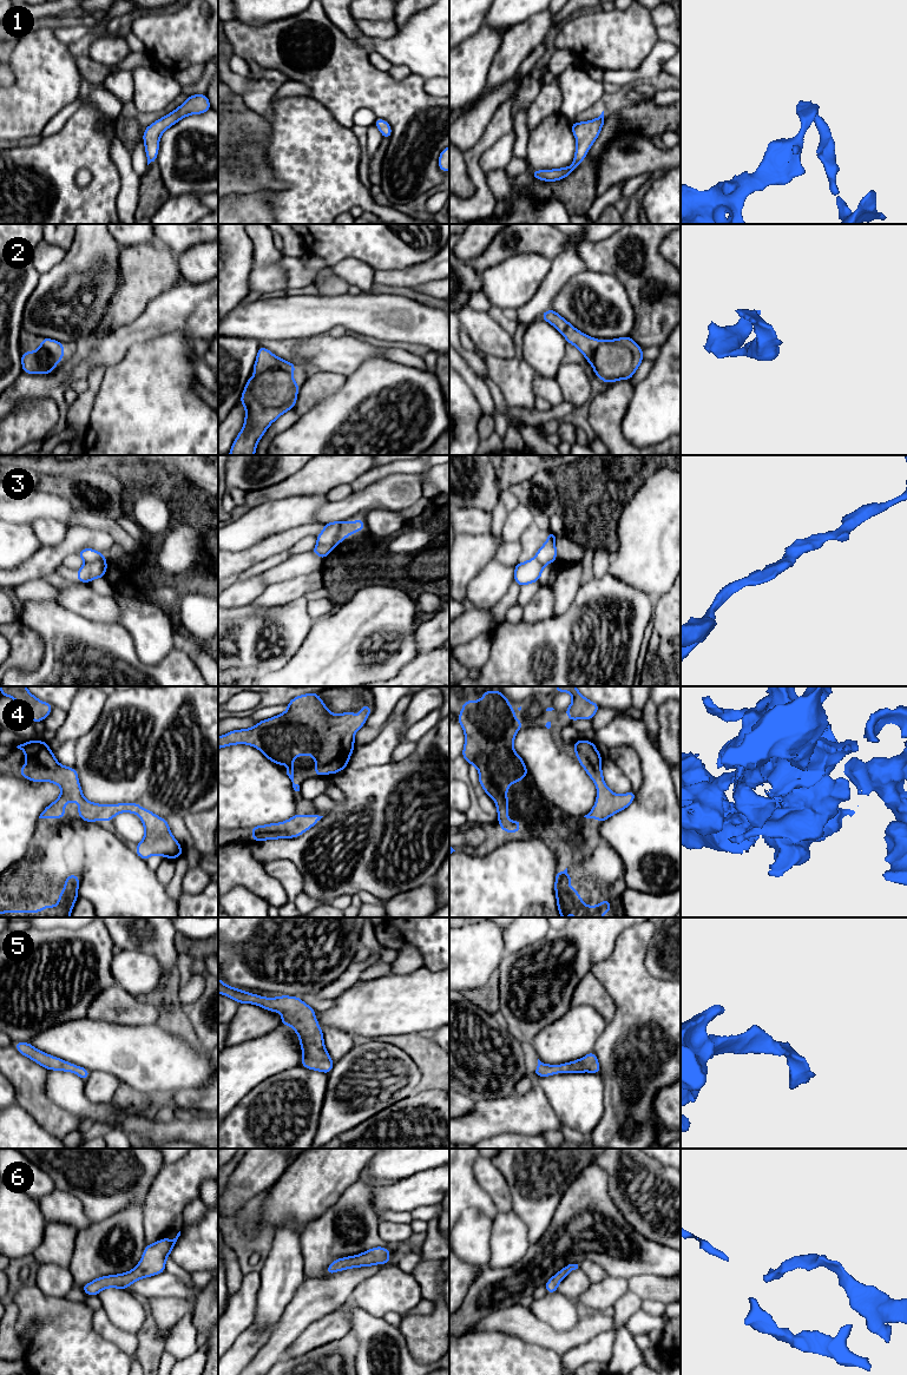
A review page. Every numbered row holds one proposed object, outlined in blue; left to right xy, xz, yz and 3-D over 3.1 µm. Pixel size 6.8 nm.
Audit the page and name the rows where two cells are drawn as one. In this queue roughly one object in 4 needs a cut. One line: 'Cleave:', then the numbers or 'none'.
Cleave: 3

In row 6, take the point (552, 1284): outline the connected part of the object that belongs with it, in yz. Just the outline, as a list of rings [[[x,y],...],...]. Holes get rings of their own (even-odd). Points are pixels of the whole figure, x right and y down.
[[[568,1264],[565,1265],[561,1270],[559,1270],[554,1276],[552,1276],[546,1283],[547,1294],[554,1294],[558,1289],[559,1283],[573,1270],[578,1269],[578,1264]]]

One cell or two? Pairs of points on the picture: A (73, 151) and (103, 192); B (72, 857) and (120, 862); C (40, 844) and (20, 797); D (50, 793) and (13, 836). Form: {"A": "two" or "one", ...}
{"A": "one", "B": "two", "C": "two", "D": "one"}

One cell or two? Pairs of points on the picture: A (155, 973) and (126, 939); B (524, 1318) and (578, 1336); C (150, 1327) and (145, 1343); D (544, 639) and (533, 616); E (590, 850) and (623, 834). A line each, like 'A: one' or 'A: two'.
A: two
B: one
C: one
D: two
E: two

